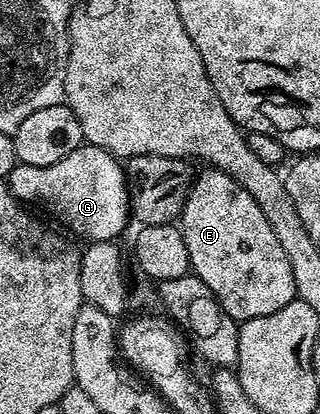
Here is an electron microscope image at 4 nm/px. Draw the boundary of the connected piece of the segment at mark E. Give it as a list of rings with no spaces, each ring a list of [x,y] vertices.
[[[204,167],[199,170],[193,180],[188,198],[180,212],[178,224],[186,239],[186,251],[190,251],[191,272],[218,299],[218,303],[238,323],[258,319],[262,315],[274,315],[274,311],[282,311],[286,303],[297,300],[294,287],[294,271],[290,267],[290,259],[286,251],[282,251],[282,243],[278,243],[278,235],[274,235],[274,227],[262,215],[262,207],[254,203],[250,191],[246,191],[230,175],[221,169]]]

